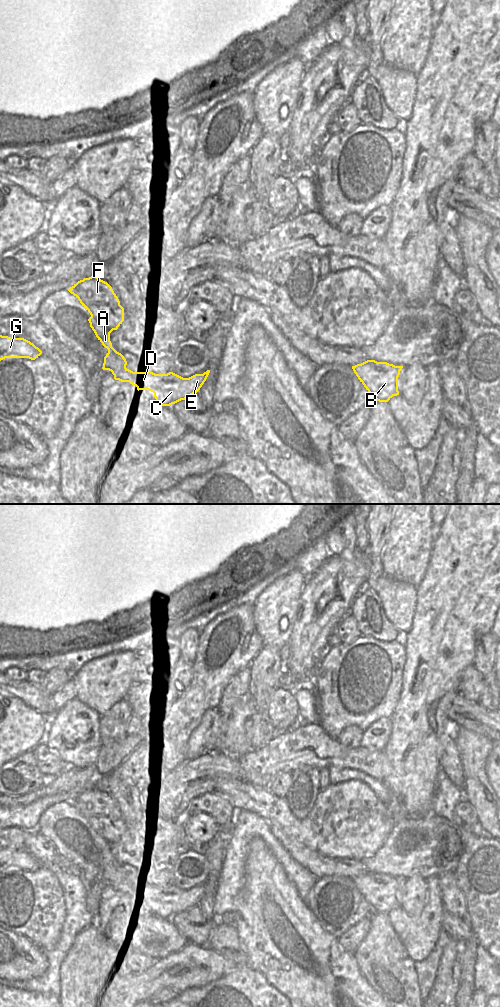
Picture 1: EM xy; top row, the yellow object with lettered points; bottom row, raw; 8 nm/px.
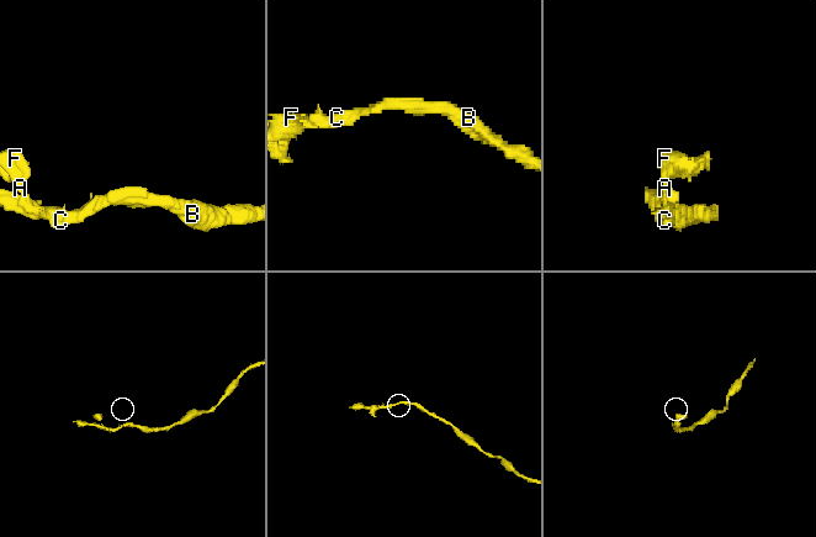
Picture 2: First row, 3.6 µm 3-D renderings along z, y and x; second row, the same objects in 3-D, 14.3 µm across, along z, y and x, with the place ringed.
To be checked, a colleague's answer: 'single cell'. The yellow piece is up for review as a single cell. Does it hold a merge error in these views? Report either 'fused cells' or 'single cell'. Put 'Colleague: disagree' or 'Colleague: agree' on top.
Colleague: disagree
fused cells

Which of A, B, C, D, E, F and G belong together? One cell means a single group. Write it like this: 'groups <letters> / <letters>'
groups A F / B C D E G

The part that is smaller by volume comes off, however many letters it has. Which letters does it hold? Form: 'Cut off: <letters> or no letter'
Cut off: A, F

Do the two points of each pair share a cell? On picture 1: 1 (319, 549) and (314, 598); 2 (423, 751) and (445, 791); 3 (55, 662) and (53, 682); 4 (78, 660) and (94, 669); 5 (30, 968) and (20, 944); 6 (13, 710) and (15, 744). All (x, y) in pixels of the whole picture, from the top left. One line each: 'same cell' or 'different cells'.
1: different cells
2: different cells
3: different cells
4: different cells
5: same cell
6: same cell

